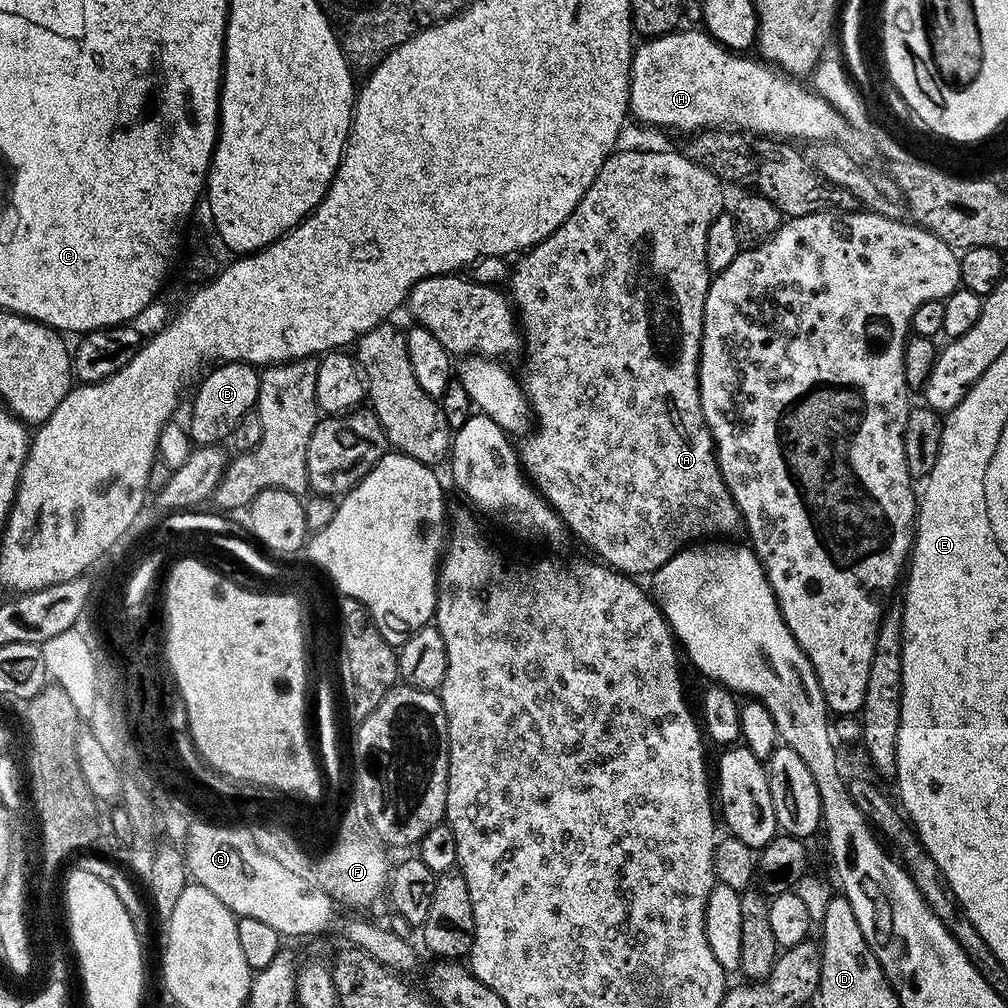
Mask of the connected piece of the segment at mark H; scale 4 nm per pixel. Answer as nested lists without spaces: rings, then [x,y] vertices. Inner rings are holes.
[[[703,30],[682,31],[635,45],[628,107],[642,123],[677,128],[683,134],[731,126],[788,142],[840,142],[849,134],[850,127],[842,114],[811,87],[803,88],[799,79],[759,58],[751,60],[751,55],[729,52]]]

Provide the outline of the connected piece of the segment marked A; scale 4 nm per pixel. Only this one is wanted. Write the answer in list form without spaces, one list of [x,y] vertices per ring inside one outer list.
[[[621,150],[613,151],[608,157],[607,162],[602,166],[602,170],[598,170],[598,174],[594,178],[594,182],[590,182],[590,190],[586,190],[584,197],[578,202],[578,206],[574,206],[574,210],[570,214],[570,218],[566,218],[566,222],[562,222],[562,226],[558,230],[554,230],[554,234],[550,234],[541,244],[537,244],[535,248],[525,251],[519,257],[517,264],[513,263],[510,268],[510,275],[506,281],[507,291],[510,293],[510,299],[514,305],[514,311],[518,317],[518,324],[522,332],[522,348],[528,357],[524,360],[524,376],[522,375],[522,387],[525,396],[528,397],[531,415],[534,417],[534,427],[523,437],[524,441],[519,441],[518,455],[520,458],[520,466],[524,470],[525,477],[530,481],[533,488],[539,492],[540,496],[552,507],[552,511],[560,518],[561,525],[565,529],[568,528],[595,554],[607,567],[614,568],[618,572],[623,572],[633,578],[647,577],[649,574],[654,574],[661,566],[663,566],[671,556],[676,555],[681,548],[691,545],[693,542],[699,541],[701,538],[728,538],[731,532],[741,531],[742,521],[740,511],[734,502],[734,498],[730,494],[726,482],[720,473],[720,467],[716,461],[716,447],[712,441],[710,430],[706,426],[706,418],[702,414],[702,402],[700,401],[700,383],[698,382],[698,374],[700,373],[700,343],[702,342],[702,326],[704,325],[704,307],[706,306],[706,294],[710,283],[710,273],[706,266],[706,230],[710,226],[710,222],[714,222],[714,218],[722,215],[720,208],[724,204],[724,192],[722,182],[714,174],[710,174],[710,170],[706,170],[702,166],[698,166],[691,158],[685,156],[683,151],[676,152],[620,152]]]

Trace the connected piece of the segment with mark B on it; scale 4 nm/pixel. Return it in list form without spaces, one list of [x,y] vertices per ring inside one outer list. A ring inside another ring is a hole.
[[[243,360],[220,362],[200,384],[192,400],[192,417],[186,421],[186,429],[193,445],[219,445],[231,437],[234,426],[256,407],[260,393],[260,372]]]

